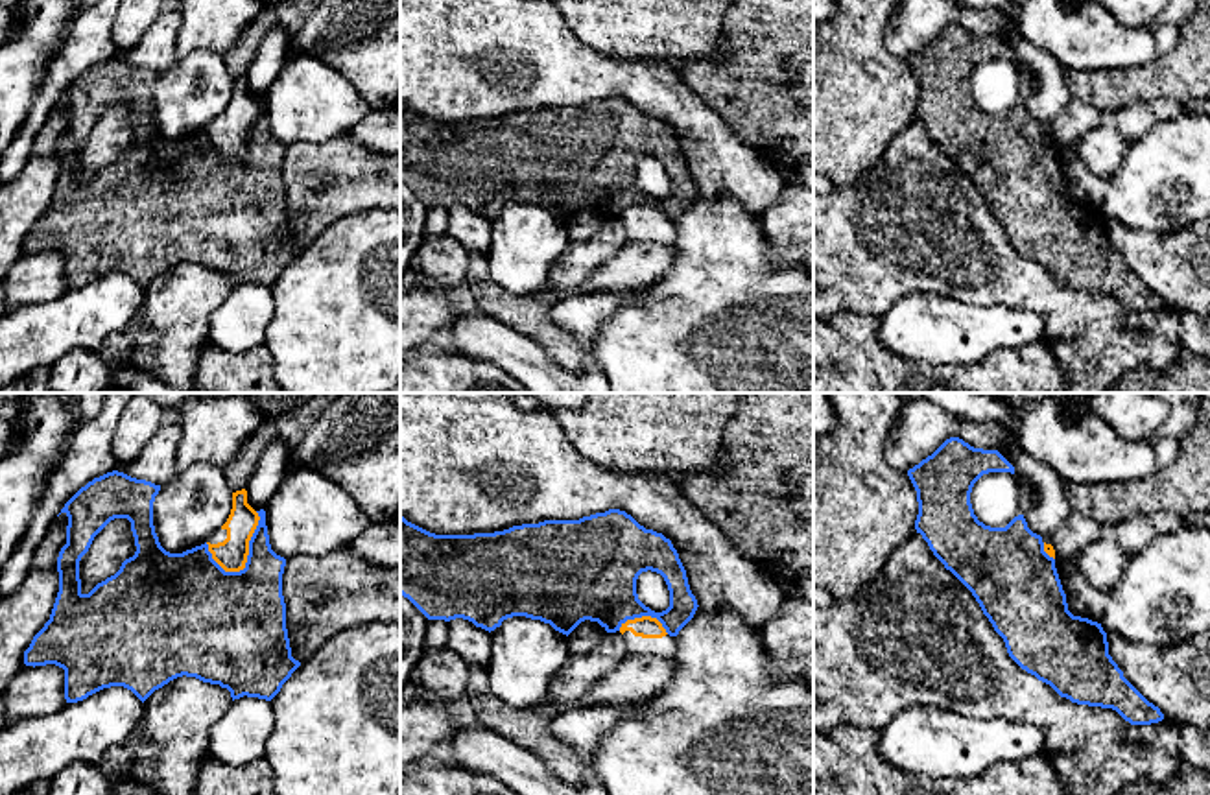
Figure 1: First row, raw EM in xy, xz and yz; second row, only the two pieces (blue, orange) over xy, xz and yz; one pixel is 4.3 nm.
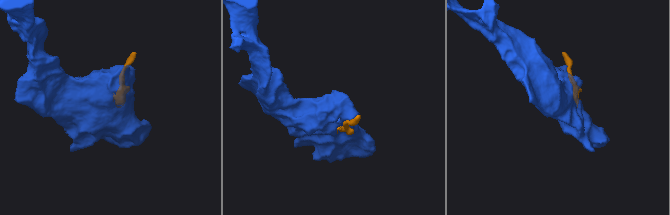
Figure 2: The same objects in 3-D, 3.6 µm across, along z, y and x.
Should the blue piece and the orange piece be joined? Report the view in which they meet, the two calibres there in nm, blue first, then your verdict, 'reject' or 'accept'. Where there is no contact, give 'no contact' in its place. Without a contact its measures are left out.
xy | 320/140 nm | reject

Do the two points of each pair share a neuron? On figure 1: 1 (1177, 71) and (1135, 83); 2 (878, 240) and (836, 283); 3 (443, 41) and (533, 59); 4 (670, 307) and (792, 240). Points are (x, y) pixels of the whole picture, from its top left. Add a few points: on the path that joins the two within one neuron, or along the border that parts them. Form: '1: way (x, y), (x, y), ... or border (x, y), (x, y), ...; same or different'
1: way (1166, 76), (1146, 82); same
2: way (867, 251), (847, 272); same
3: way (465, 47), (478, 52), (511, 54); same
4: border (760, 218), (771, 257), (794, 266); different

